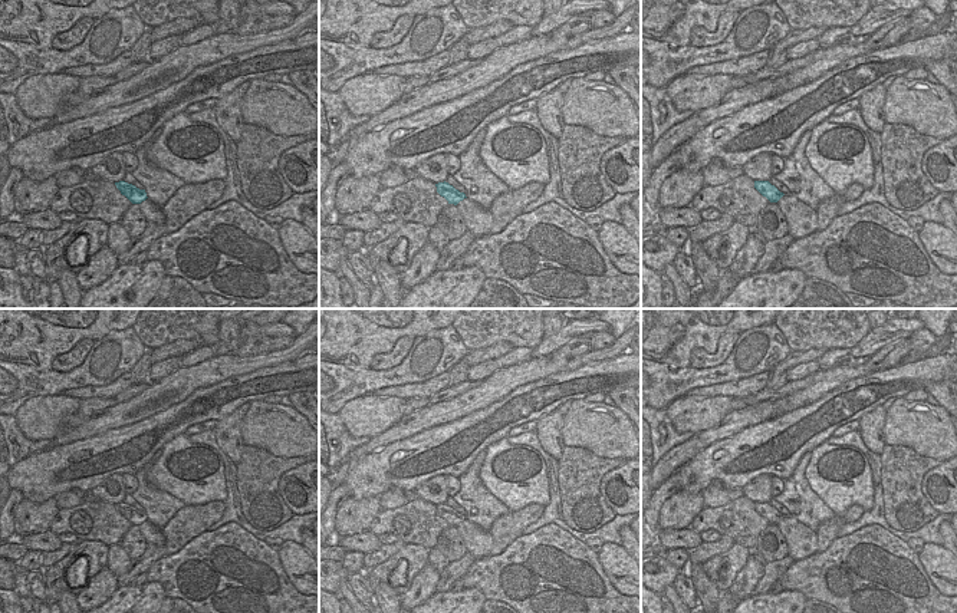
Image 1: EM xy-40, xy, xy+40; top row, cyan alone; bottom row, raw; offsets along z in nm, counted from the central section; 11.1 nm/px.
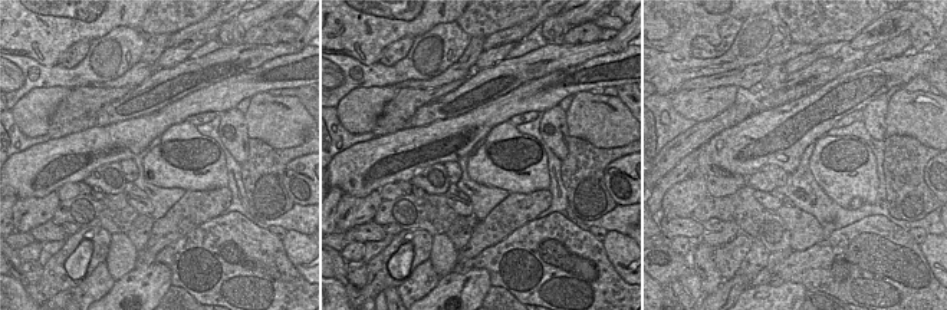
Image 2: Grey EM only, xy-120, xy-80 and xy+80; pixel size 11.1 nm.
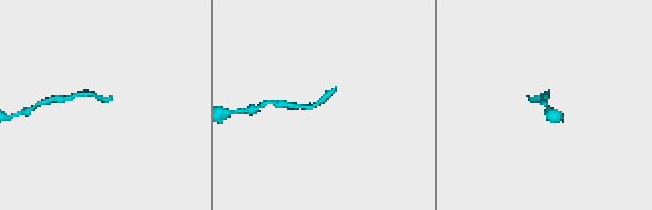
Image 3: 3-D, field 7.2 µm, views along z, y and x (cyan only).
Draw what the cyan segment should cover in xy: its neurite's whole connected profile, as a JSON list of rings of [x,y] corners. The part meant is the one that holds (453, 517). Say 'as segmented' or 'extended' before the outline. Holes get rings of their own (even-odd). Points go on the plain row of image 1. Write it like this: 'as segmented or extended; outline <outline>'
as segmented; outline [[[445,502],[435,505],[435,508],[437,508],[437,514],[441,518],[444,518],[448,523],[448,525],[457,527],[460,523],[467,520],[464,514],[460,514],[458,511],[456,511],[453,507],[450,507]]]

